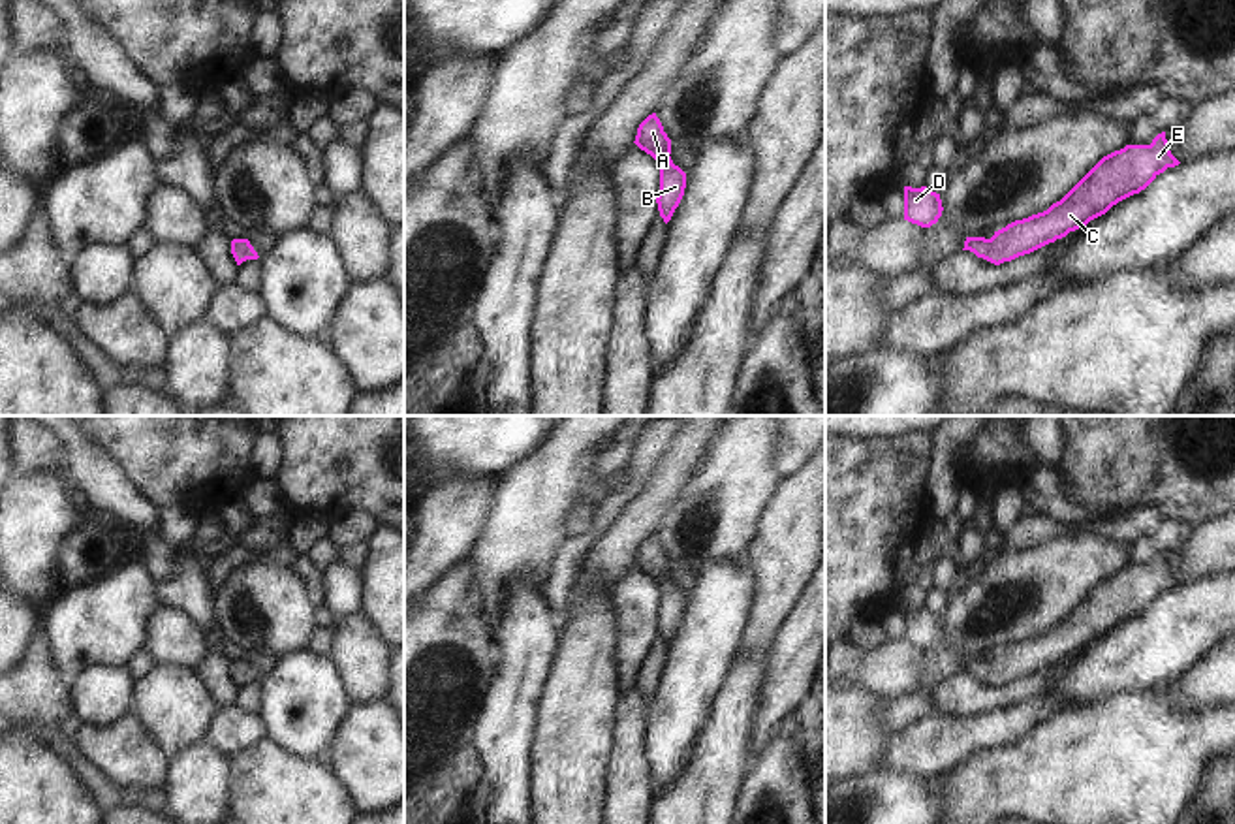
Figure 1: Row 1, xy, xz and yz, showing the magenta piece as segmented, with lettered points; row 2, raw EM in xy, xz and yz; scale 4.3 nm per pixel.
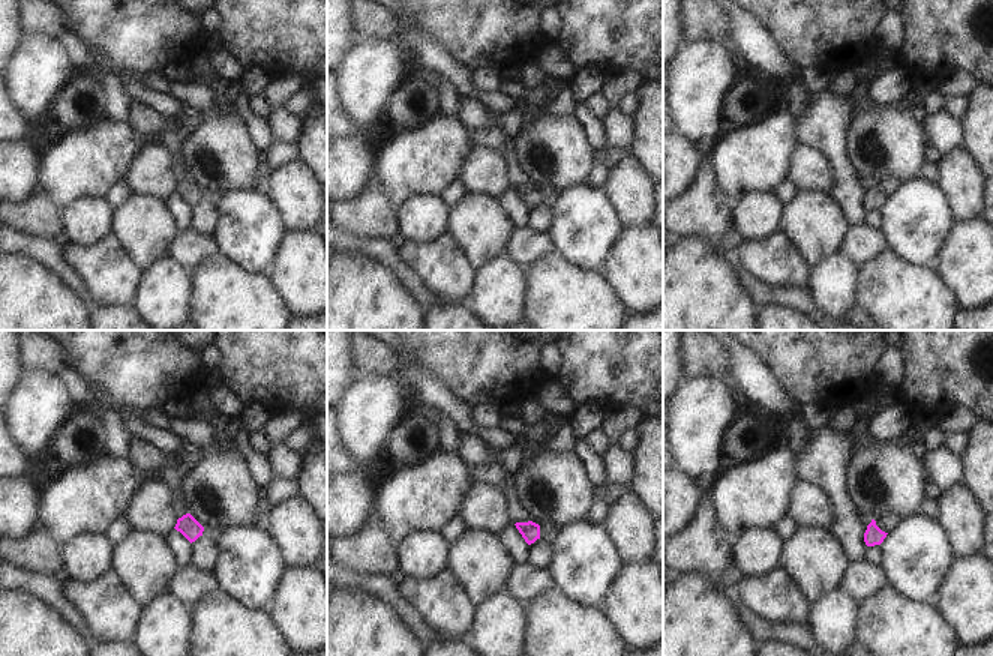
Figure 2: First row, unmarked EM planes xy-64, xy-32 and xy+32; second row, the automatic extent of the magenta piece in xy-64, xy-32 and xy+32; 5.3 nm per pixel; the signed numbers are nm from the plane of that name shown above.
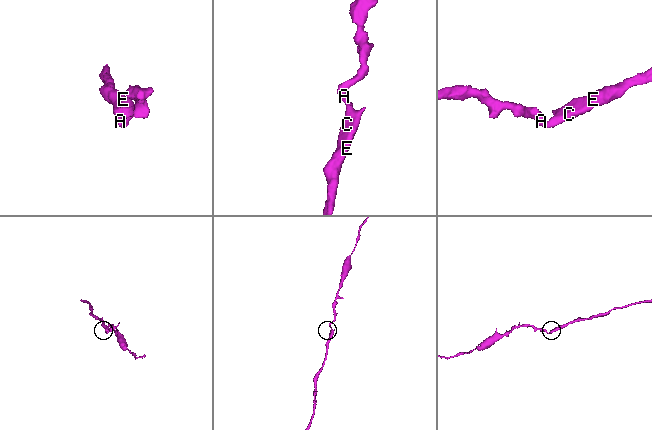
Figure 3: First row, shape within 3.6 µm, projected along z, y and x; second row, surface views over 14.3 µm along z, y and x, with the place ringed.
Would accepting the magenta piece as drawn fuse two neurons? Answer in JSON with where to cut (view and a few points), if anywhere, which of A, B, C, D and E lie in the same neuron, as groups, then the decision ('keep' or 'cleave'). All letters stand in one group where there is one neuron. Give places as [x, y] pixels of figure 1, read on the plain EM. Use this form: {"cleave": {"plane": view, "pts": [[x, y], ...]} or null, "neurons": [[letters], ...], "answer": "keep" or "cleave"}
{"cleave": null, "neurons": [["A", "B", "C", "D", "E"]], "answer": "keep"}

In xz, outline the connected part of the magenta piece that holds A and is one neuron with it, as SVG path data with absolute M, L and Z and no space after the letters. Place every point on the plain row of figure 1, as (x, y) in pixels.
M656 534L639 546L633 564L660 585L660 613L656 625L660 638L667 645L684 617L686 594L673 585L669 578L671 561L664 553Z

